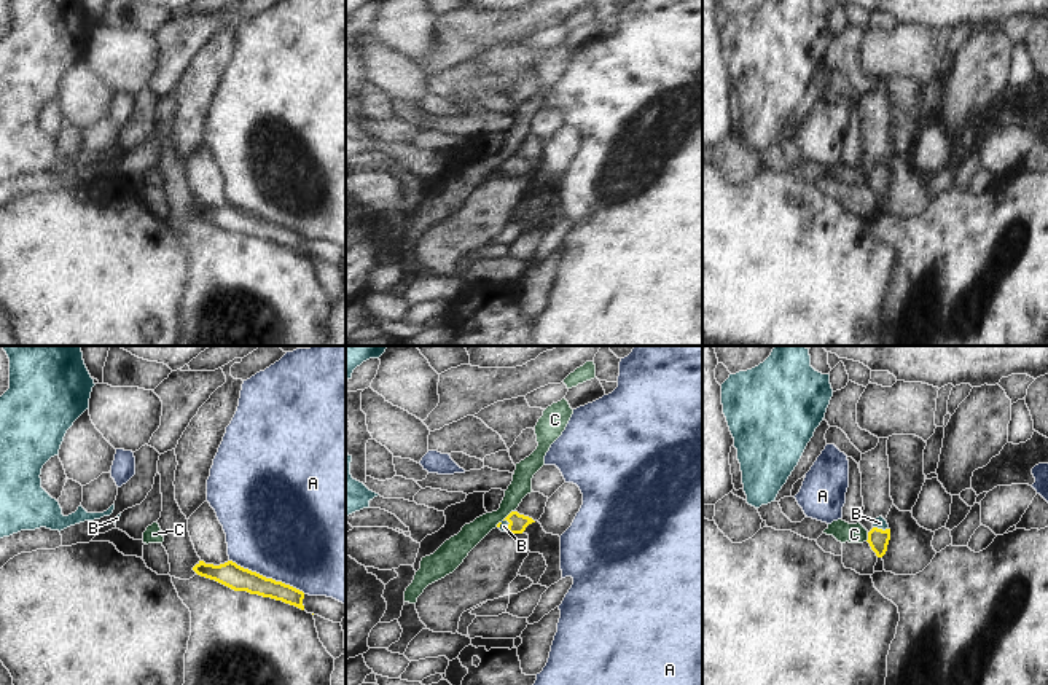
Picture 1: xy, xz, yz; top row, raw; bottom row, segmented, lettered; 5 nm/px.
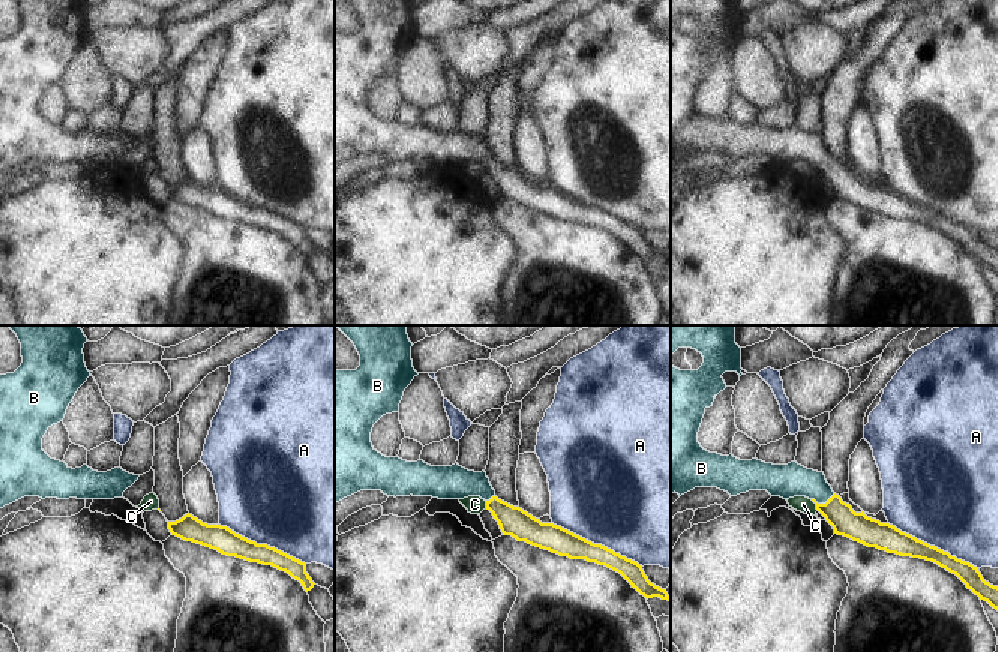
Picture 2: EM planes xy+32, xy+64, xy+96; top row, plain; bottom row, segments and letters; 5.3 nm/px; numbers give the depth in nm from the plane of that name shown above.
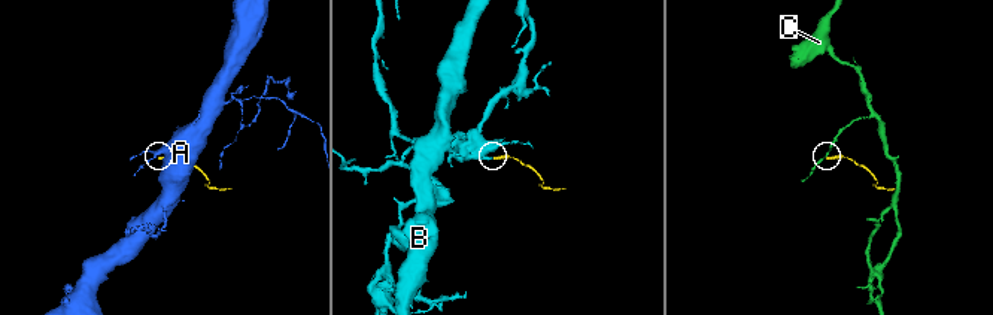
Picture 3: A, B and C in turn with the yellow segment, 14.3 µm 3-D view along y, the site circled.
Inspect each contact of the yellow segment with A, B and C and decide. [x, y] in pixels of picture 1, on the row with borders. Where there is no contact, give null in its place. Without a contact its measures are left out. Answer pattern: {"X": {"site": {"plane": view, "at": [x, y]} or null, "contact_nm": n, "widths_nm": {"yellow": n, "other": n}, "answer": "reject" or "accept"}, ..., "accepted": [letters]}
{"A": {"site": {"plane": "xy", "at": [268, 579]}, "contact_nm": 420, "widths_nm": {"yellow": 120, "other": 480}, "answer": "reject"}, "B": {"site": {"plane": "yz", "at": [881, 529]}, "contact_nm": 80, "widths_nm": {"yellow": 110, "other": 60}, "answer": "accept"}, "C": {"site": {"plane": "xz", "at": [507, 516]}, "contact_nm": 130, "widths_nm": {"yellow": 90, "other": 110}, "answer": "reject"}, "accepted": ["B"]}

